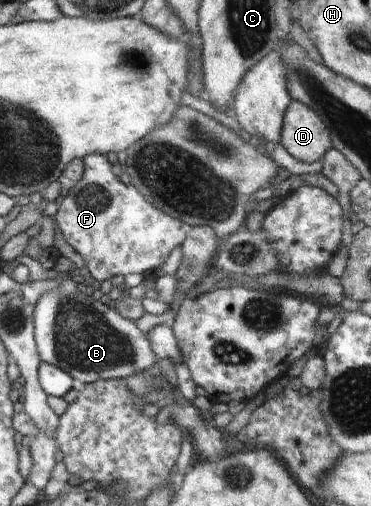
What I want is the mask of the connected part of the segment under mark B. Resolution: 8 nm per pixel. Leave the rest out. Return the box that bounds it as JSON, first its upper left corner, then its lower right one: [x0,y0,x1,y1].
[33,273,157,383]

